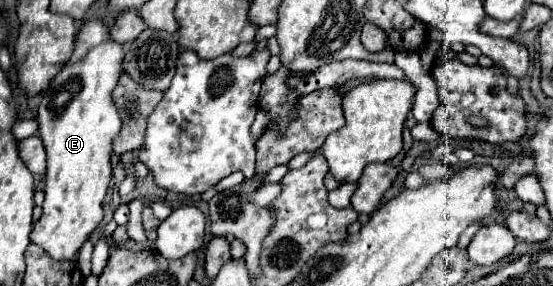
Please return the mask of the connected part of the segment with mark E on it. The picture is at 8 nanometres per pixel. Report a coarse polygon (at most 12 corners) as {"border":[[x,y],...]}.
{"border":[[89,19],[39,105],[31,243],[71,261],[103,219],[123,45]]}

